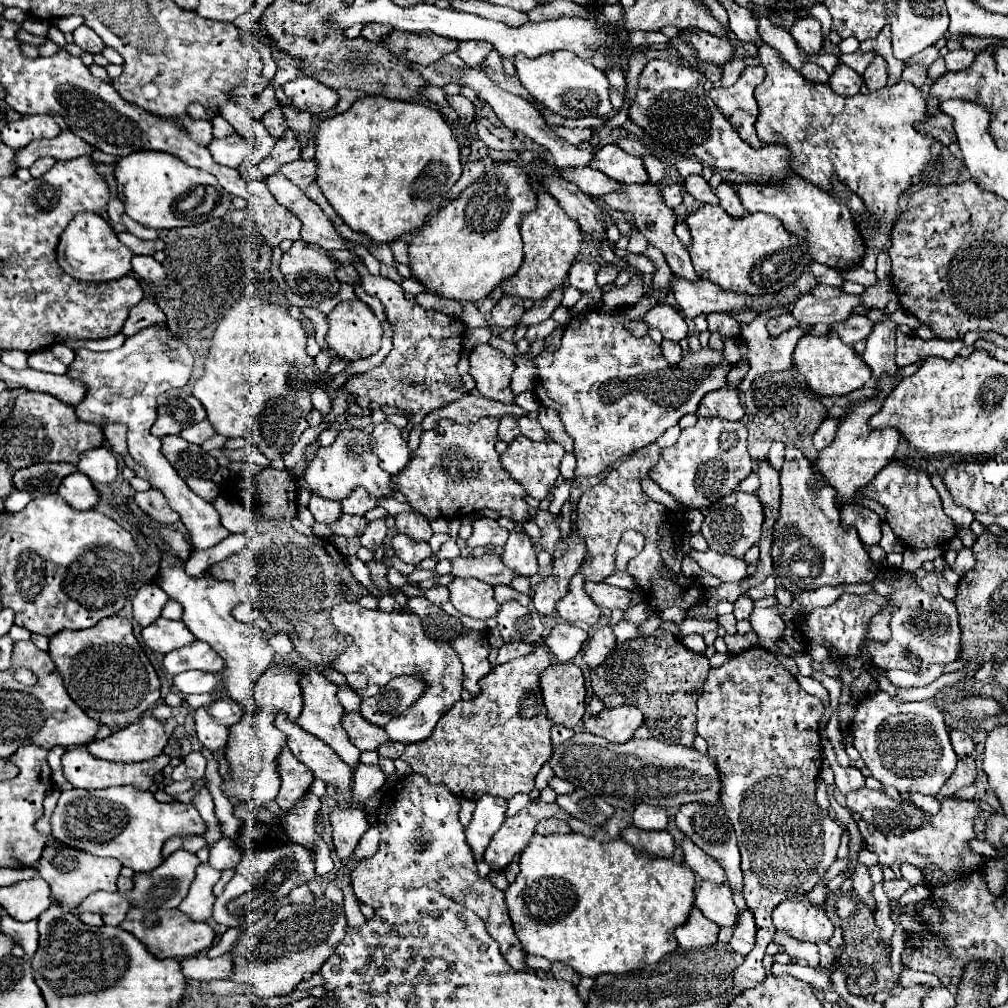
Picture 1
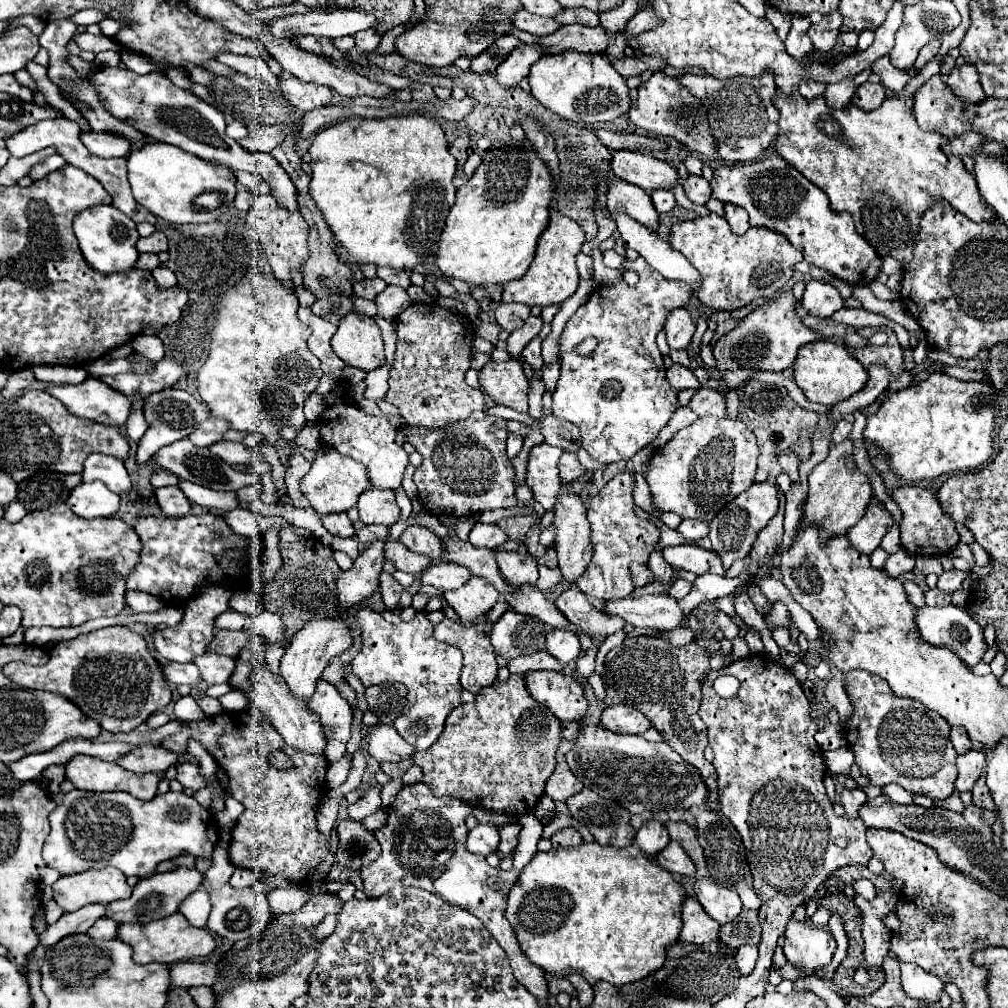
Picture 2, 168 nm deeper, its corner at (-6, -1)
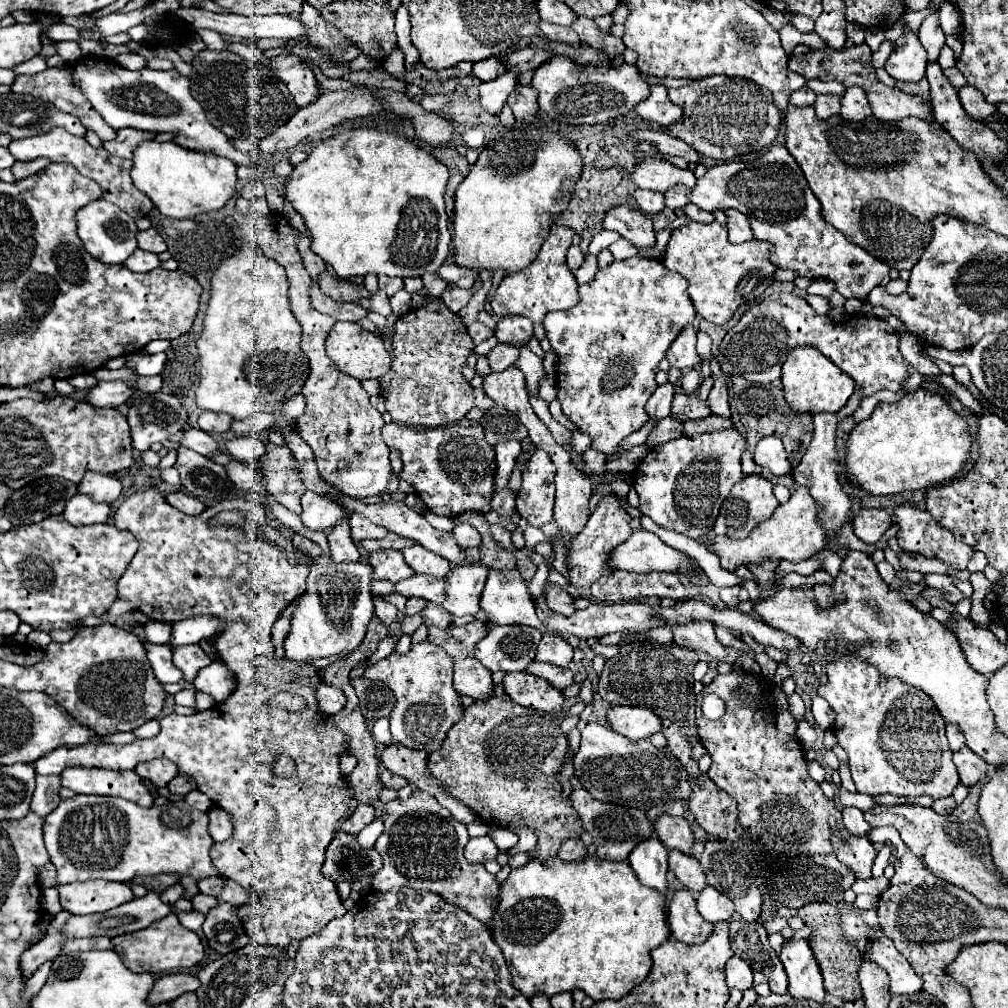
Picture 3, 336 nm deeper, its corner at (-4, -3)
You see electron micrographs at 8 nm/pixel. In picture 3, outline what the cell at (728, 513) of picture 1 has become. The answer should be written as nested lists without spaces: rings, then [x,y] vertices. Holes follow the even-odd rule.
[[[761,473],[745,475],[743,481],[739,481],[739,485],[733,485],[731,493],[727,495],[727,501],[723,501],[719,517],[713,527],[713,533],[735,537],[735,539],[747,537],[751,533],[751,529],[755,529],[759,523],[763,523],[765,519],[769,519],[773,515],[777,505],[779,505],[779,501],[773,495],[773,485]]]

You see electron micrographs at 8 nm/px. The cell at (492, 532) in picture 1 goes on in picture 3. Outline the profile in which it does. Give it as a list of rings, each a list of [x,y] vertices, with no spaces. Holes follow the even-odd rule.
[[[465,523],[455,525],[453,531],[451,531],[451,535],[453,535],[455,541],[459,541],[459,545],[463,545],[463,547],[479,547],[479,545],[481,545],[481,535],[479,535],[479,531],[477,531],[475,527],[471,527],[471,525],[465,525]]]

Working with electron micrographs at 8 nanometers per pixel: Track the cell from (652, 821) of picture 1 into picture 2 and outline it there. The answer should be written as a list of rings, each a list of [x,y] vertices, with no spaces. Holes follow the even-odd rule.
[[[657,819],[647,821],[635,835],[635,841],[639,843],[641,851],[651,859],[655,857],[667,843],[669,843],[669,833],[665,831],[665,825]]]

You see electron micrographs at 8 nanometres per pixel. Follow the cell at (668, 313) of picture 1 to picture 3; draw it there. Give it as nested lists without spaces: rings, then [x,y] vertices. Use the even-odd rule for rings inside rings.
[[[687,325],[687,329],[683,329],[679,333],[679,337],[673,341],[673,345],[667,351],[667,359],[669,359],[671,367],[693,369],[695,365],[701,363],[701,357],[695,351],[695,339],[697,339],[697,333],[695,333],[693,325]]]

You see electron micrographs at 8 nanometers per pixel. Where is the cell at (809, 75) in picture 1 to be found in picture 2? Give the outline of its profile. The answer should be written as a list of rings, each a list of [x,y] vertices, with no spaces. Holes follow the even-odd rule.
[[[805,79],[805,83],[801,83],[799,87],[799,93],[805,97],[805,99],[813,99],[817,95],[823,95],[825,93],[825,83],[817,83],[813,79]]]

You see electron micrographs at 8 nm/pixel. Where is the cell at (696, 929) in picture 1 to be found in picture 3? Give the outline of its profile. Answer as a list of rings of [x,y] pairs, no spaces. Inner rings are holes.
[[[689,889],[675,891],[673,899],[667,905],[667,923],[671,935],[689,945],[707,941],[713,931],[713,925],[707,923],[697,911],[695,895]]]

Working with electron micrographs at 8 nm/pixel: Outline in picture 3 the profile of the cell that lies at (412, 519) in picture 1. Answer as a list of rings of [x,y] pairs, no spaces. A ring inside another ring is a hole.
[[[421,545],[405,547],[403,555],[405,555],[407,565],[415,573],[425,573],[425,575],[433,575],[433,577],[445,577],[447,571],[451,571],[451,563],[447,559],[431,553],[429,549],[425,549]]]

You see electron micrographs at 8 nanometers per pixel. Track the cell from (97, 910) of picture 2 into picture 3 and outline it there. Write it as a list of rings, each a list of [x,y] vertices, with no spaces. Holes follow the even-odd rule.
[[[61,911],[61,913],[53,919],[47,935],[45,935],[39,943],[31,945],[31,949],[27,949],[27,953],[23,953],[23,961],[21,961],[21,965],[23,965],[23,977],[29,979],[45,961],[49,961],[49,959],[53,959],[53,957],[59,955],[61,945],[65,943],[65,939],[61,937],[59,931],[61,931],[61,927],[65,925],[65,921],[67,921],[69,917],[71,917],[71,913]]]

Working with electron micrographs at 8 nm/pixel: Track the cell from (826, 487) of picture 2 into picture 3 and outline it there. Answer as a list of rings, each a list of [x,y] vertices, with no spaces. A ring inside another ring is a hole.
[[[797,487],[793,491],[791,499],[787,503],[779,505],[777,511],[767,521],[763,521],[757,529],[753,529],[749,537],[731,539],[727,535],[715,535],[713,539],[709,539],[709,547],[719,557],[721,567],[731,573],[739,565],[749,565],[749,563],[757,565],[767,559],[777,559],[777,561],[787,559],[787,561],[797,563],[797,561],[809,559],[811,555],[821,551],[825,545],[827,545],[827,533],[821,527],[821,523],[817,521],[815,501],[805,487]]]

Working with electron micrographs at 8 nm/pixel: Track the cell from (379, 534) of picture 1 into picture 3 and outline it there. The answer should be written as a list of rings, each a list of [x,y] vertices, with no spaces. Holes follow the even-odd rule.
[[[321,555],[311,561],[311,571],[307,577],[307,591],[293,603],[295,611],[291,617],[291,629],[283,641],[285,657],[293,661],[319,661],[345,657],[357,649],[367,633],[367,625],[373,617],[373,595],[369,591],[373,567],[367,563],[335,563],[331,557]]]

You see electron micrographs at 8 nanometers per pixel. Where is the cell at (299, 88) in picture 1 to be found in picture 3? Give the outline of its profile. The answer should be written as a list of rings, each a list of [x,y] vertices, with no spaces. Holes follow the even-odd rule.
[[[283,53],[271,59],[271,69],[287,85],[297,107],[305,107],[319,95],[319,85],[313,71],[293,53]]]

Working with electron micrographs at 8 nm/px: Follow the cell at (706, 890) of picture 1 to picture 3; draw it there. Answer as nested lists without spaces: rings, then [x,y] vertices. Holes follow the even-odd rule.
[[[707,885],[699,897],[697,897],[697,909],[709,923],[717,921],[729,921],[733,915],[733,901],[727,899],[723,893],[719,893],[715,887]]]

